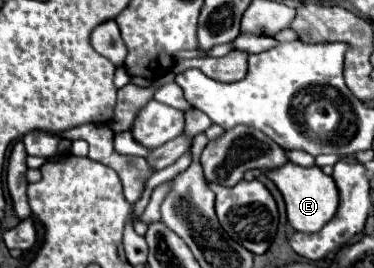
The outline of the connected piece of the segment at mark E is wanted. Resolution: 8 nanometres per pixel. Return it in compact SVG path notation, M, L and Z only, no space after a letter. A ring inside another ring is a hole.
M285 162L283 166L267 170L265 174L269 180L275 182L279 192L283 194L287 204L287 218L295 230L307 234L317 232L335 216L335 210L339 206L339 192L333 178L323 174L319 166L299 166L293 162Z

